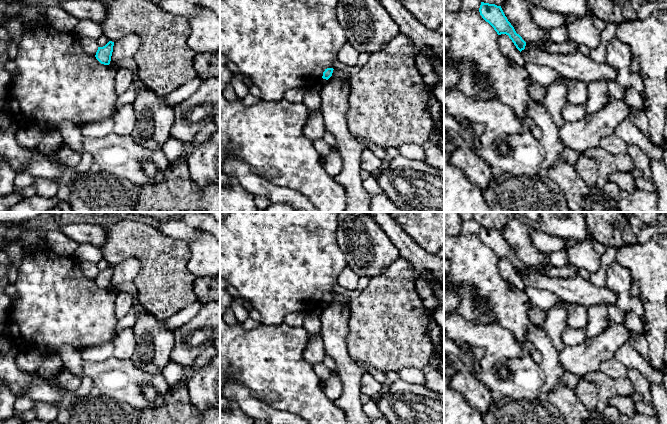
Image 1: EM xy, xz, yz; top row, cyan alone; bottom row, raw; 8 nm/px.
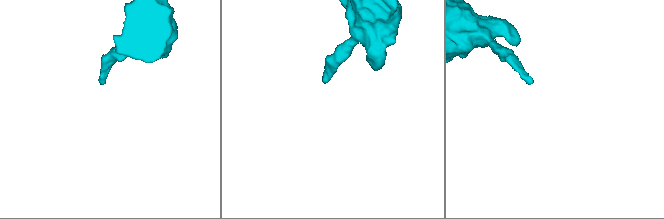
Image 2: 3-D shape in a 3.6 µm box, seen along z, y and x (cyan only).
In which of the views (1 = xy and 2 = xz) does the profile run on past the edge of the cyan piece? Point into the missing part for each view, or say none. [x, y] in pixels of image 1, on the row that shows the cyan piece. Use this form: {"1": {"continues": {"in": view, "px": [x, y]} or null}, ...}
{"1": {"continues": null}, "2": {"continues": null}}

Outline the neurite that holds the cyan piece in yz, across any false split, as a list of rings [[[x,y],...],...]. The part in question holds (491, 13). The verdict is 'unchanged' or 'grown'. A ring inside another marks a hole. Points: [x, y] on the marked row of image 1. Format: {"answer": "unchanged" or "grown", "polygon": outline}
{"answer": "unchanged", "polygon": [[[481,2],[479,12],[482,18],[494,28],[498,35],[508,35],[520,52],[525,49],[526,42],[516,33],[501,6]]]}

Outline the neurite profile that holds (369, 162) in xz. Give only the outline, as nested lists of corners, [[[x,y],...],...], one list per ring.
[[[366,147],[360,156],[360,167],[369,173],[373,173],[382,165],[382,160],[378,158],[369,147]]]

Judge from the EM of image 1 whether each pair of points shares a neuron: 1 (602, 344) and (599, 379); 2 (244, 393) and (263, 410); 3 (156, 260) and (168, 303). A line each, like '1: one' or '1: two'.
1: two
2: one
3: one

